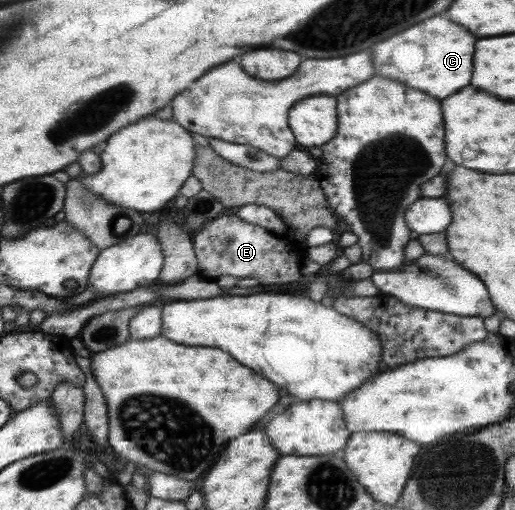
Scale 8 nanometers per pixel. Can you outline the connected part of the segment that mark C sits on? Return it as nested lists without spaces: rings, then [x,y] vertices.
[[[429,18],[423,24],[417,24],[389,40],[379,42],[371,48],[373,62],[377,62],[377,72],[383,78],[395,79],[401,83],[409,82],[409,86],[417,86],[417,90],[425,90],[425,94],[433,94],[433,98],[447,98],[461,88],[469,86],[473,76],[473,50],[475,36],[469,34],[455,22],[447,18]]]

